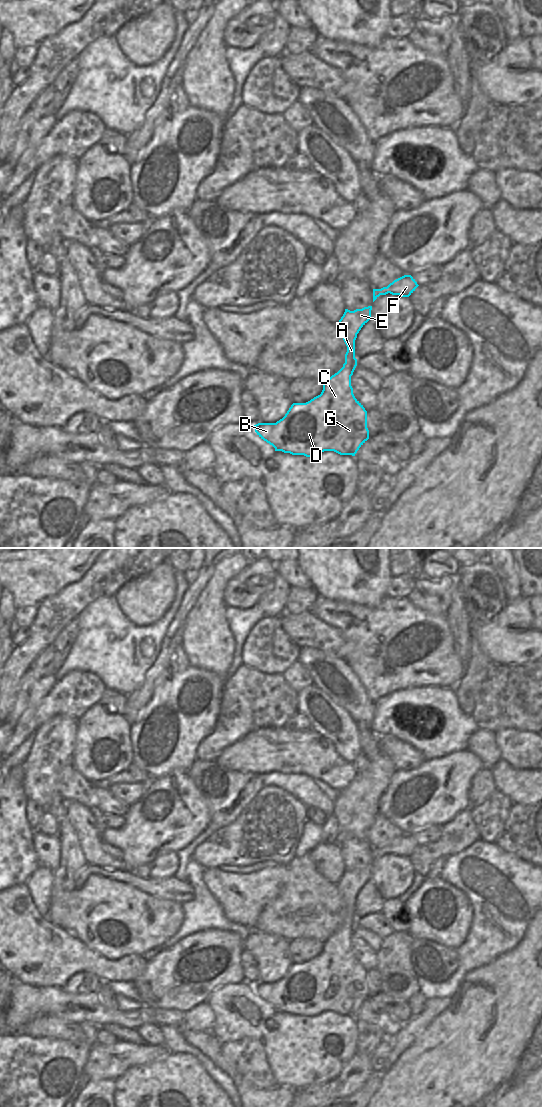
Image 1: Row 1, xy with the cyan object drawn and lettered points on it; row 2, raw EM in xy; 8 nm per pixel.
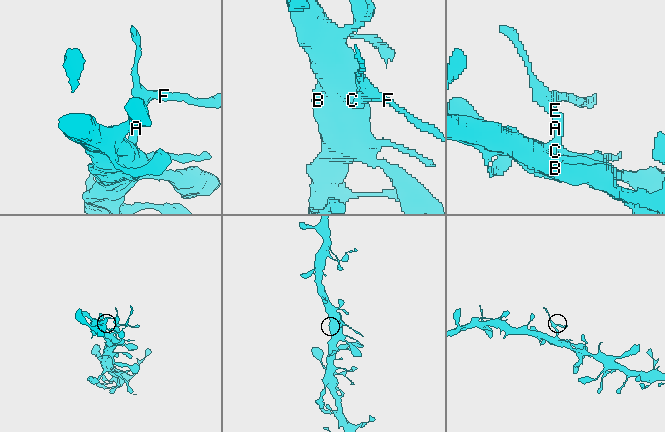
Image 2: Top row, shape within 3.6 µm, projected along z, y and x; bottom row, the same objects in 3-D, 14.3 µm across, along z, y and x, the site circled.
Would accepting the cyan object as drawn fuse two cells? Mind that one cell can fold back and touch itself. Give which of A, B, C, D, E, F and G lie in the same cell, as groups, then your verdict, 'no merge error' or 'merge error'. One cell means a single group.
groups A E F / B C D G; merge error

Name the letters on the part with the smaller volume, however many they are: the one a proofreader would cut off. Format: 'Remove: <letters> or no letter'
Remove: A, E, F.

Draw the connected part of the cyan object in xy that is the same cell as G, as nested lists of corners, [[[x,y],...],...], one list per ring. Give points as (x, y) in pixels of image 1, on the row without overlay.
[[[350,921],[323,944],[320,955],[306,963],[293,963],[285,976],[276,983],[254,985],[257,995],[272,1005],[275,1011],[292,1015],[312,1017],[324,1011],[334,1011],[340,1015],[355,1016],[359,1008],[369,999],[367,971],[355,958],[351,946],[351,936],[357,921]]]

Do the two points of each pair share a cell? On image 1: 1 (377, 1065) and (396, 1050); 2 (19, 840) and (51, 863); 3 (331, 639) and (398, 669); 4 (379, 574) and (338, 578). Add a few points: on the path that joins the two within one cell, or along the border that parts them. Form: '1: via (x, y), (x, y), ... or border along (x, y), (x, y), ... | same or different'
1: border along (388, 1037), (390, 1040), (390, 1055), (387, 1068) | different
2: border along (34, 831), (33, 847), (39, 864) | different
3: border along (338, 630), (352, 644), (352, 651), (345, 659) | different
4: via (369, 576), (348, 576) | same

